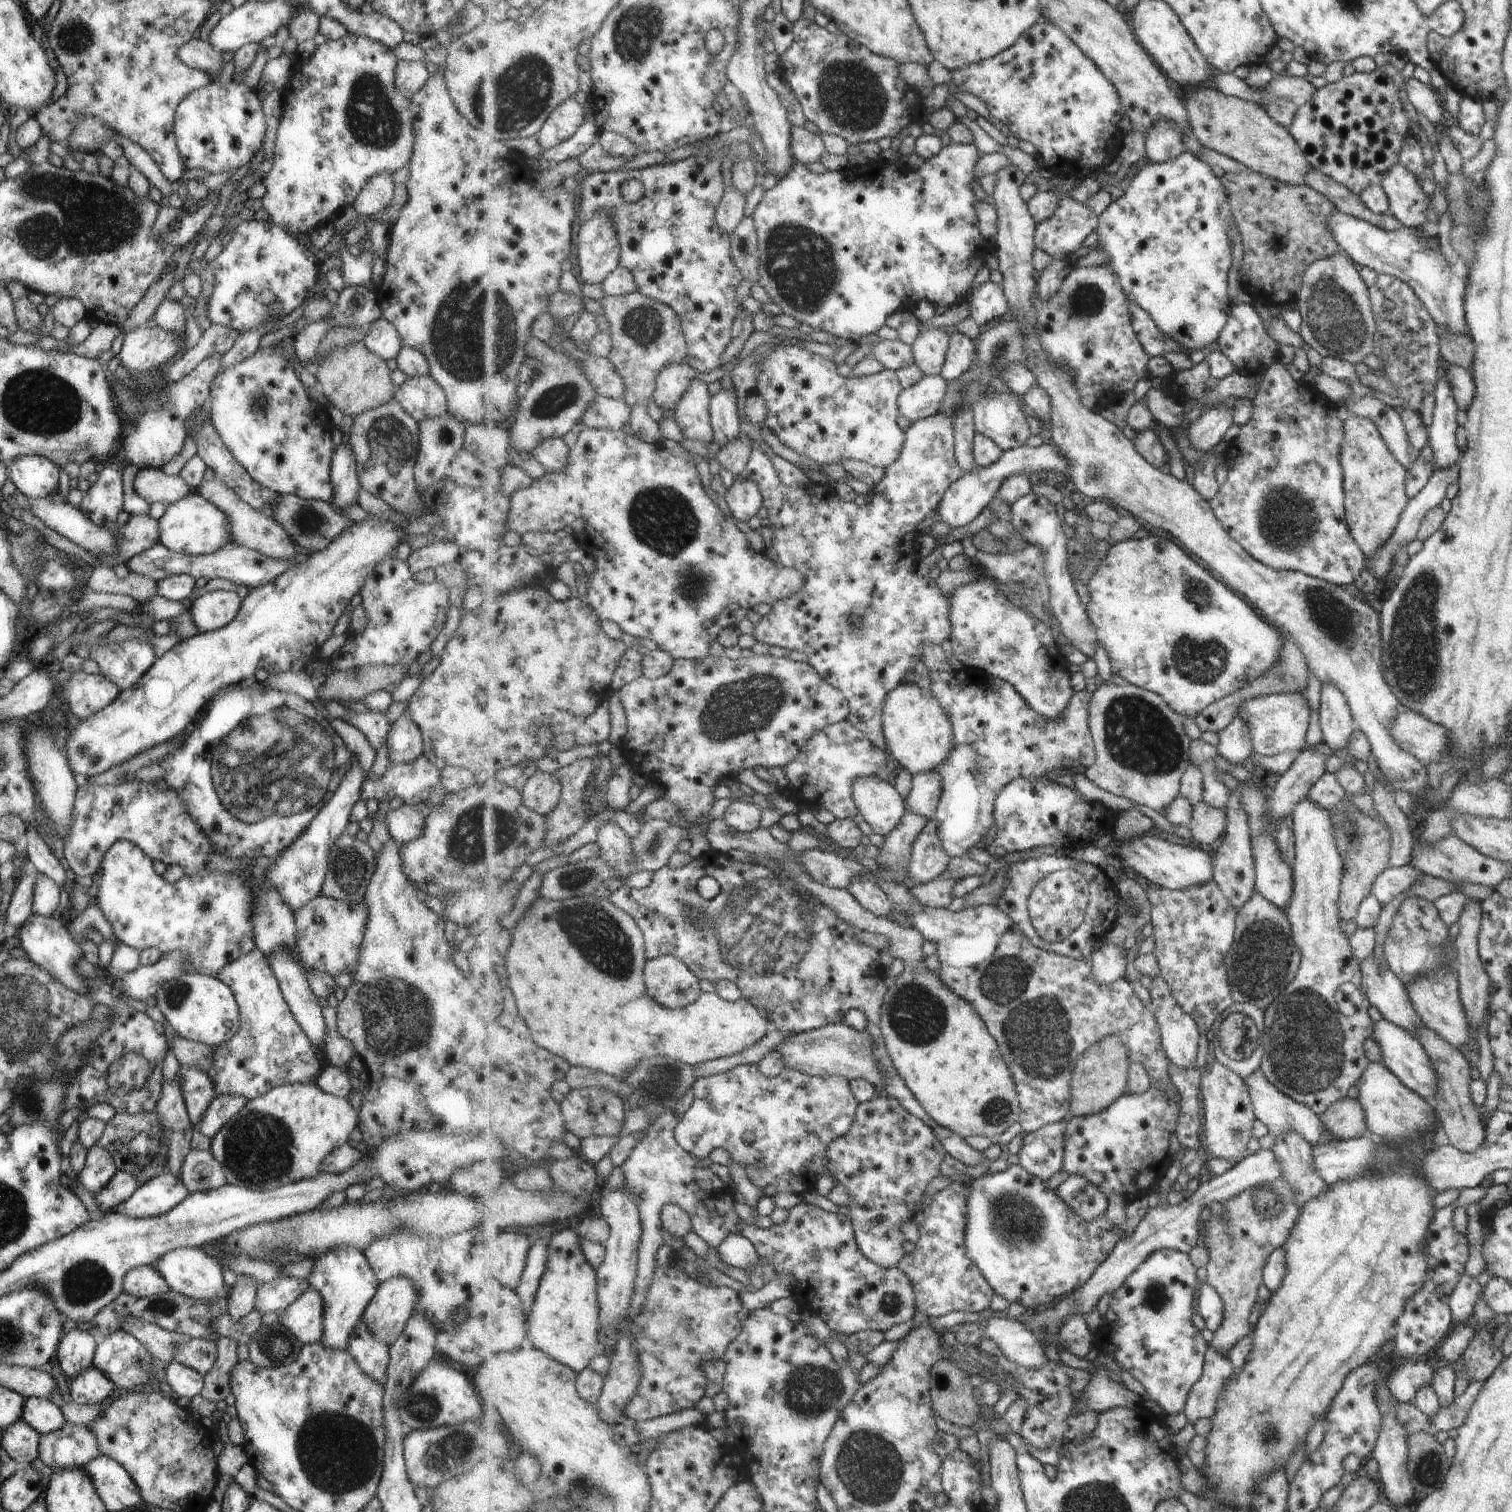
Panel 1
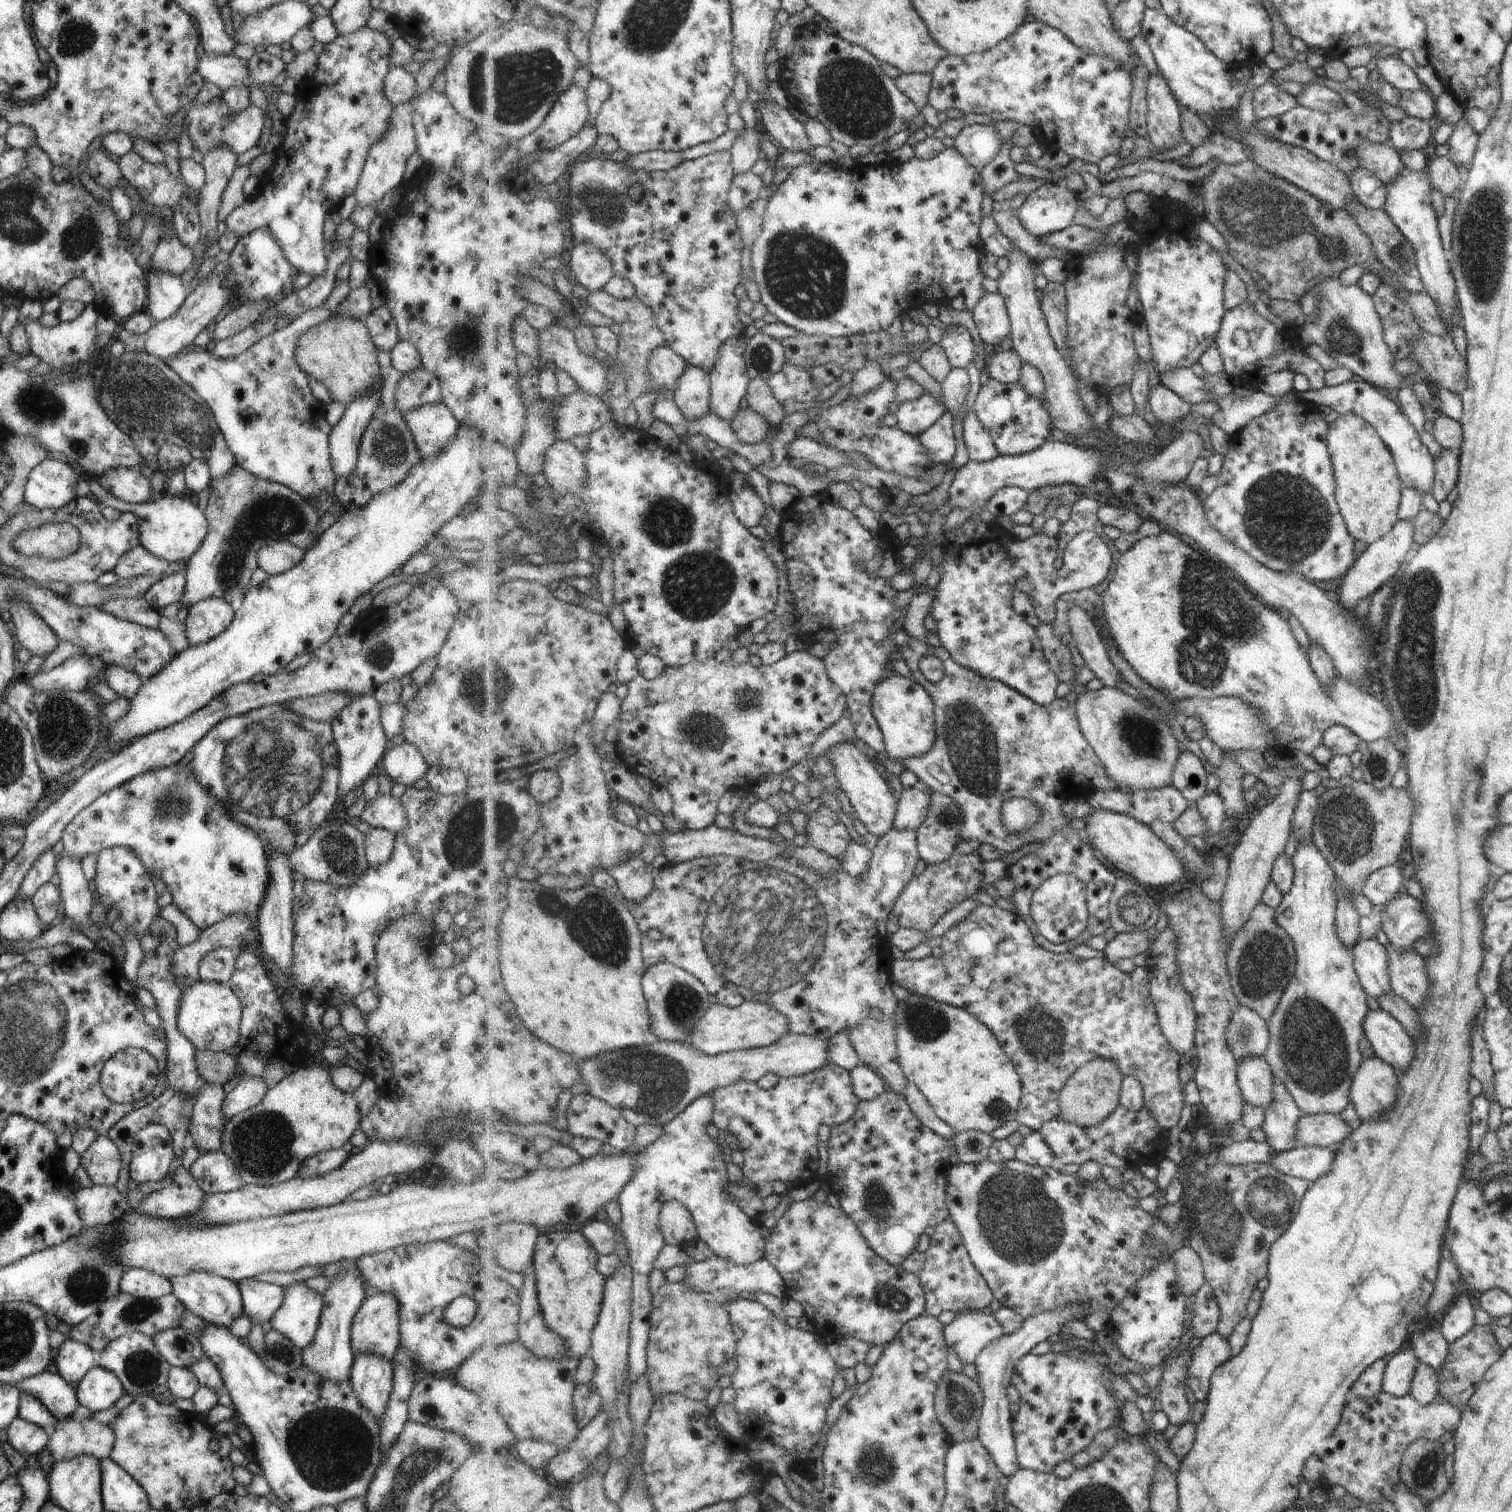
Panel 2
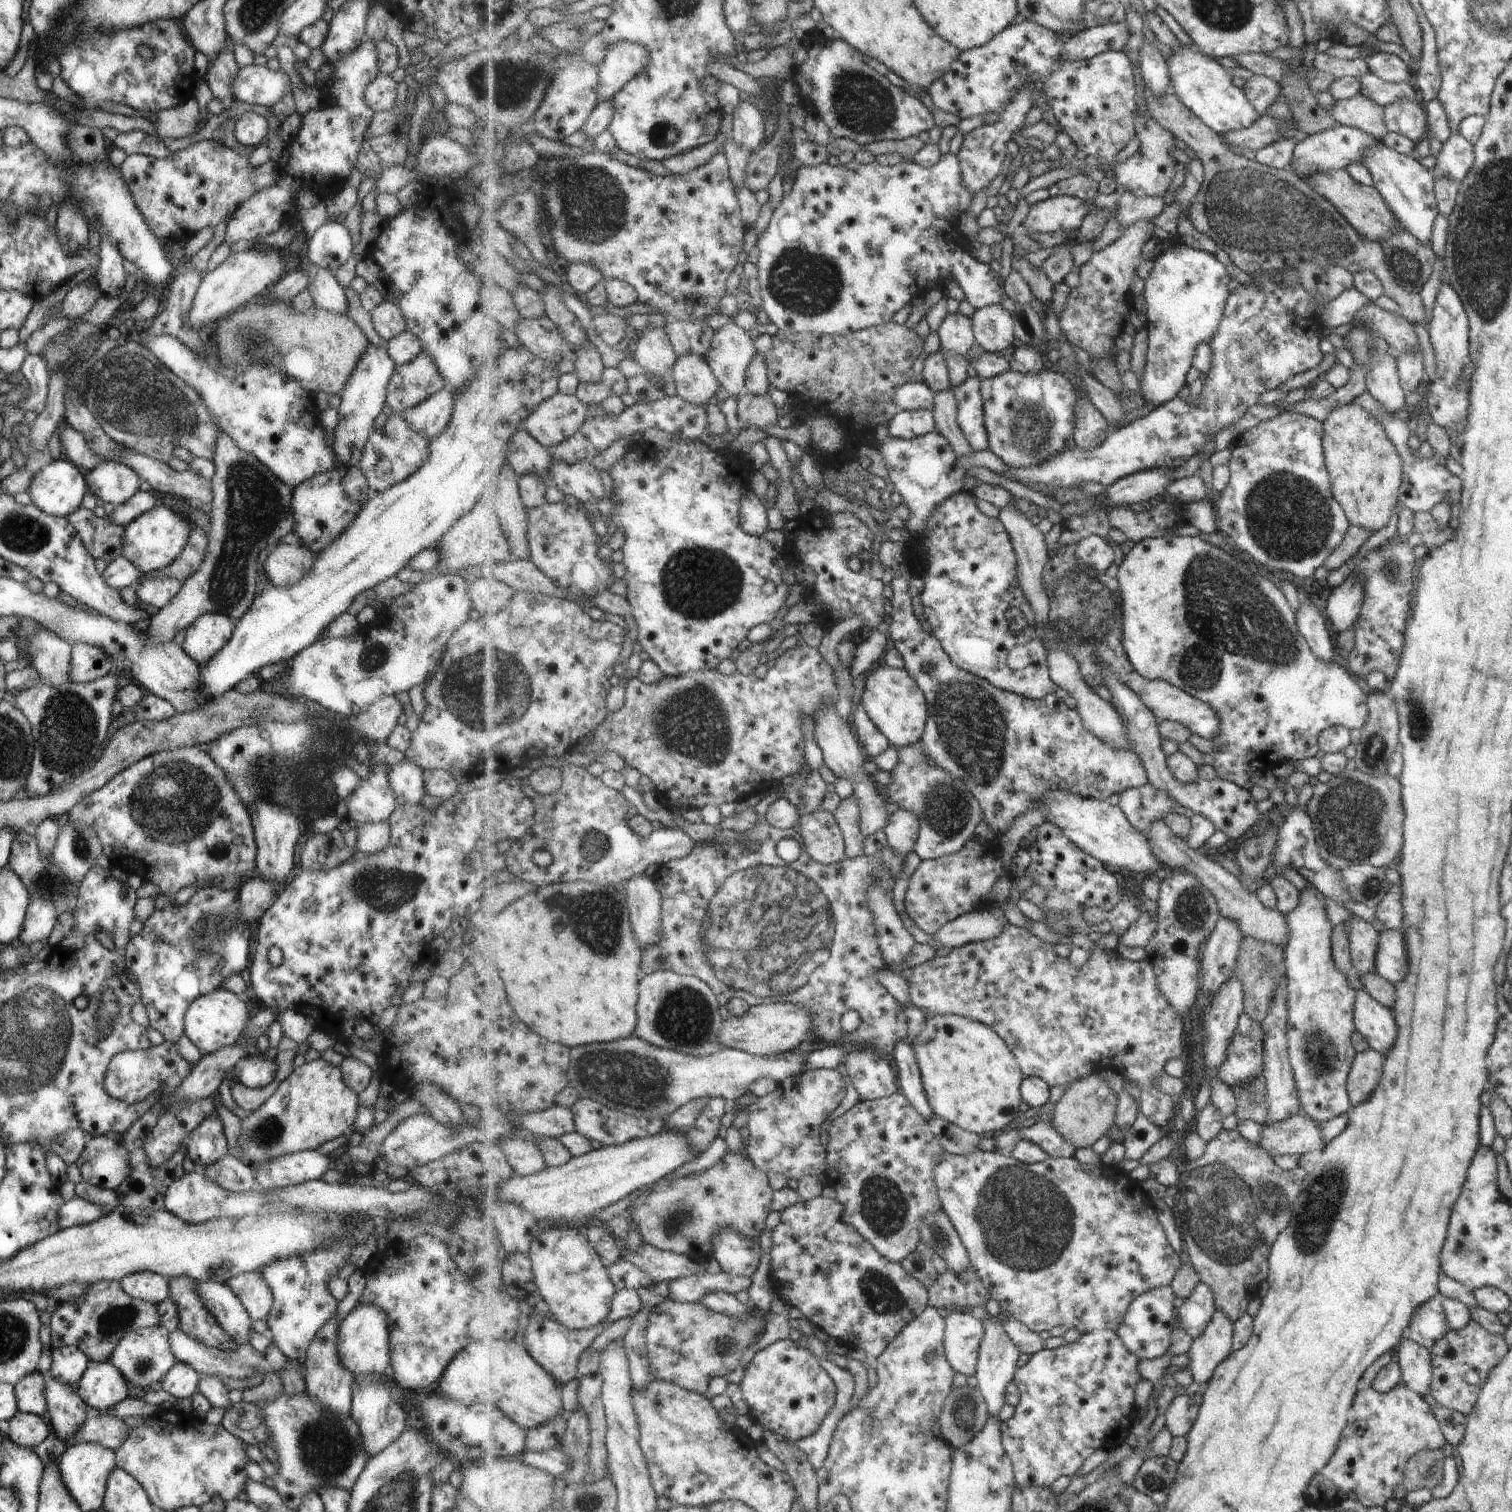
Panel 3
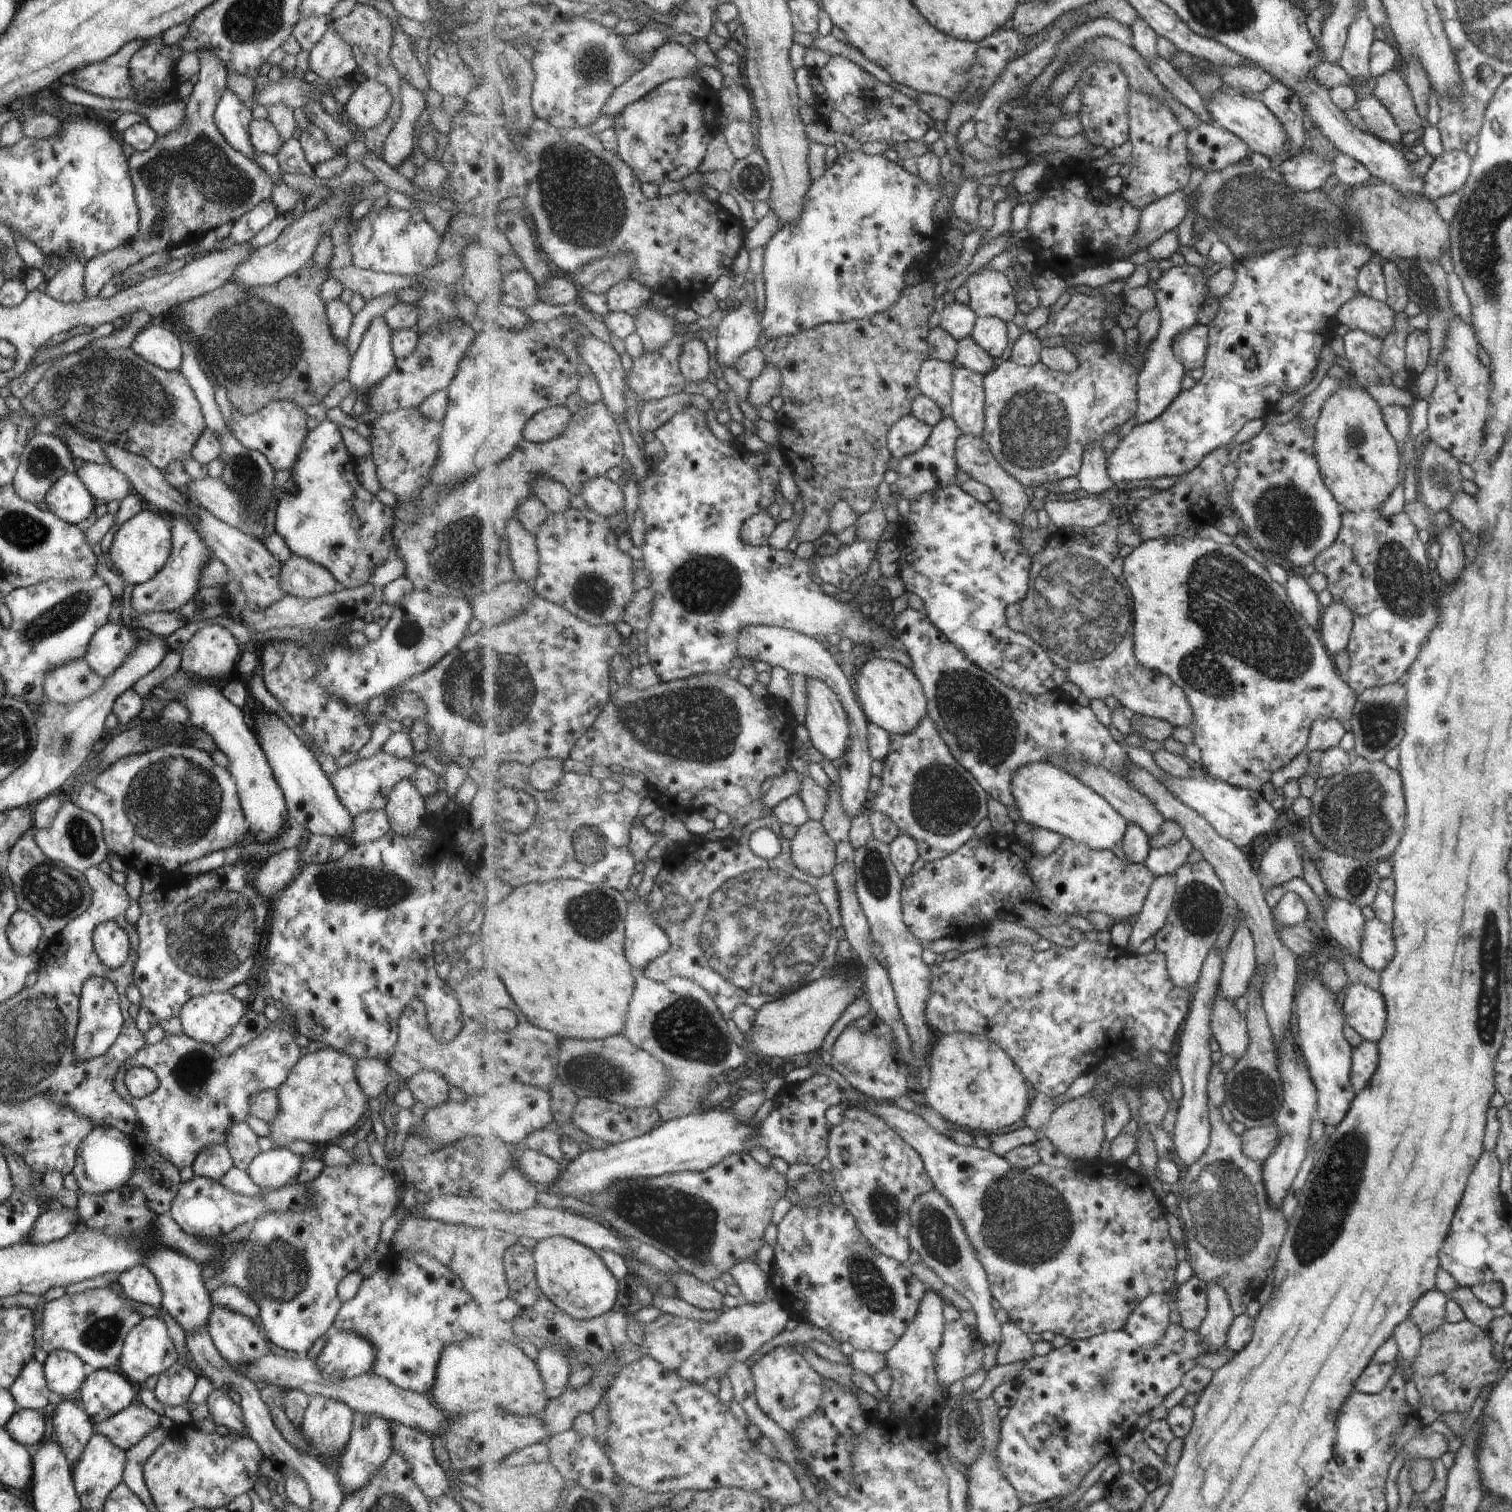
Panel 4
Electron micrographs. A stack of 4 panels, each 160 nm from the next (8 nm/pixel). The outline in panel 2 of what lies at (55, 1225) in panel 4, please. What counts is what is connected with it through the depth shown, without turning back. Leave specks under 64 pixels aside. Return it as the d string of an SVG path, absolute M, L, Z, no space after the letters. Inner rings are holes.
M91 1185L74 1191L75 1212L83 1227L108 1225L128 1209L125 1197L113 1185Z

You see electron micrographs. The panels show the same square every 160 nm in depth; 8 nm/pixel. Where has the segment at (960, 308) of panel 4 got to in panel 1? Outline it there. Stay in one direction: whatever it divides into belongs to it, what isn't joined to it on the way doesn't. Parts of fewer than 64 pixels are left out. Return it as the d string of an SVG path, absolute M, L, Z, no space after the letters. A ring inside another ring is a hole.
M955 331L950 335L950 347L941 376L948 382L965 374L976 357L977 344L963 332Z

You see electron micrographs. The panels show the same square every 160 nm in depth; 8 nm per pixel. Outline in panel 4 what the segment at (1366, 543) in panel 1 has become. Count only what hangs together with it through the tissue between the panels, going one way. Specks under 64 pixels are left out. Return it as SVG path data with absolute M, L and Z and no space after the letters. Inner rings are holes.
M1339 381L1339 386L1323 402L1314 424L1314 459L1319 460L1318 472L1327 480L1327 488L1335 492L1338 505L1347 512L1359 509L1377 510L1391 491L1397 486L1398 456L1397 444L1387 432L1382 414L1371 395L1359 386L1353 387Z

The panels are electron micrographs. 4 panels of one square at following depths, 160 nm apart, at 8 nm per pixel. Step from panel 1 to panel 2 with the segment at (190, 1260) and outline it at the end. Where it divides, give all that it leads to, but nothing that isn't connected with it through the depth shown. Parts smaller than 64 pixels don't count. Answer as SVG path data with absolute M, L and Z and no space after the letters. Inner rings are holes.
M189 1271L179 1276L171 1277L169 1280L171 1294L176 1296L176 1299L185 1309L207 1323L227 1327L242 1312L242 1298L239 1287L237 1283L231 1282L231 1280L205 1271Z

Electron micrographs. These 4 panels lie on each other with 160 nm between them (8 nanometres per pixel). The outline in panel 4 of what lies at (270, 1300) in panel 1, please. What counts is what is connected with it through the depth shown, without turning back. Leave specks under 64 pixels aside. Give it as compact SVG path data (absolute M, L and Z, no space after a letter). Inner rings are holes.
M222 1286L210 1292L210 1304L236 1312L237 1314L253 1319L258 1316L258 1306L252 1297L239 1292L237 1287Z

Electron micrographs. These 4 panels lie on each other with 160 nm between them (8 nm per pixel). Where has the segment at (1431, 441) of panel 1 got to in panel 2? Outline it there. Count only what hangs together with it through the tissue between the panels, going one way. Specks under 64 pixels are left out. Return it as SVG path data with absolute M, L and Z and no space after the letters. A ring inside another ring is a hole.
M1442 448L1439 457L1434 458L1434 479L1431 496L1435 502L1445 500L1445 496L1455 486L1458 475L1458 457L1456 450Z

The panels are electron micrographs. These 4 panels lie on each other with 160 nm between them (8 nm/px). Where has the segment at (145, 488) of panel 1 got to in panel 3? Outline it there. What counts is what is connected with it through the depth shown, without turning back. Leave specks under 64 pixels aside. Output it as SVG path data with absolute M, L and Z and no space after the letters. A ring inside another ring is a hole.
M107 460L97 463L84 472L86 486L99 503L110 502L115 506L123 504L137 491L140 478L123 463Z

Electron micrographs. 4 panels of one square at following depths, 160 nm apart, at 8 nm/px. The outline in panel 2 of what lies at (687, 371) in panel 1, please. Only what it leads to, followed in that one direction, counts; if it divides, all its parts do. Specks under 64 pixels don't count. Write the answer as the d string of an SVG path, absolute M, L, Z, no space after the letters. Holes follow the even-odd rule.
M669 345L658 346L651 351L648 360L649 372L660 387L673 391L682 372L687 368L688 362Z

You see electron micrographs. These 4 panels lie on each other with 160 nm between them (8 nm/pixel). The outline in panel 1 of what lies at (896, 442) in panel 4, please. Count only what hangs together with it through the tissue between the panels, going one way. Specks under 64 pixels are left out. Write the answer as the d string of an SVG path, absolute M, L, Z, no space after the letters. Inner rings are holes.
M924 375L919 383L903 389L898 403L900 414L911 424L939 414L946 400L949 382L941 375Z

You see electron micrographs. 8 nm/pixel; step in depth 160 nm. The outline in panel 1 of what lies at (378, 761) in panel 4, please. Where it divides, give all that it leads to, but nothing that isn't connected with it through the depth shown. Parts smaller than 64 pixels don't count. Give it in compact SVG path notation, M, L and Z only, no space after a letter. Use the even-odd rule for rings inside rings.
M402 803L395 809L389 809L383 818L383 824L391 839L404 843L420 835L425 815L415 807Z

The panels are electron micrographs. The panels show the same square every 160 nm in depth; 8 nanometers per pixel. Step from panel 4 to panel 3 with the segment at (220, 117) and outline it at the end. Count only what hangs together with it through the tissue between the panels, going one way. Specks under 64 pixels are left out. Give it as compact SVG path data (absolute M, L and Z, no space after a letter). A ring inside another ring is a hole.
M223 48L215 55L204 73L203 79L206 81L212 96L223 103L223 111L233 104L234 98L230 84L236 77L238 70L233 53Z

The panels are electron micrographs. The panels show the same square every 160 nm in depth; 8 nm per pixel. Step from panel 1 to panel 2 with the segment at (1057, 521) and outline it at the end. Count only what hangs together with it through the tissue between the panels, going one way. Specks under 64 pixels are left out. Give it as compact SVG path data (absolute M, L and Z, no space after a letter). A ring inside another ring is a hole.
M1074 605L1068 609L1069 626L1081 656L1086 660L1087 667L1094 676L1103 682L1105 687L1119 688L1121 675L1115 664L1111 662L1107 648L1103 643L1097 626L1088 612Z

